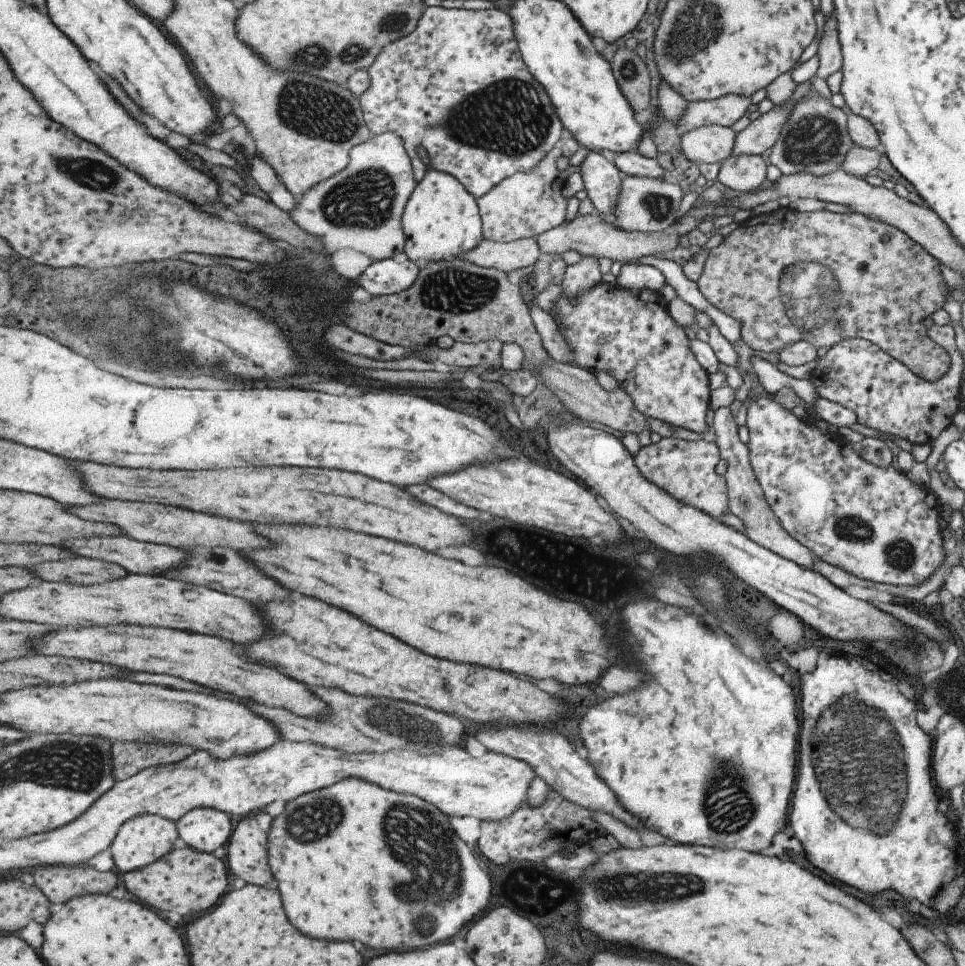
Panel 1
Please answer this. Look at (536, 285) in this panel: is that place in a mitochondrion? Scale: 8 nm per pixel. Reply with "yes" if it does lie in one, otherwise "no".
no

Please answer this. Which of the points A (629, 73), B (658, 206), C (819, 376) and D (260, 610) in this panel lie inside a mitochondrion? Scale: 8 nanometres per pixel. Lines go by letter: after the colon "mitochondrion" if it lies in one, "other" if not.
A: mitochondrion
B: mitochondrion
C: other
D: other

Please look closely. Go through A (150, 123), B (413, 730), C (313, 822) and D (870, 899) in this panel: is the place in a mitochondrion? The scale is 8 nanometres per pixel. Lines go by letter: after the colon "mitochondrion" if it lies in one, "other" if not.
A: other
B: mitochondrion
C: mitochondrion
D: other

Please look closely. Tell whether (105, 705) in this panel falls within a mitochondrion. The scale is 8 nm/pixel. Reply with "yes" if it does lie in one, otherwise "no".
no

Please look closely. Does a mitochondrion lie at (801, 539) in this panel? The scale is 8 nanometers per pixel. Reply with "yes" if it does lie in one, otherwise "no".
no

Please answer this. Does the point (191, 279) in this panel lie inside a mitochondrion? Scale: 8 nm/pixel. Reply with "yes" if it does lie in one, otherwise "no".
no

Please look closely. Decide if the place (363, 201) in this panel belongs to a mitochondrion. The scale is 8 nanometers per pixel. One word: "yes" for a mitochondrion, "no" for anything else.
yes

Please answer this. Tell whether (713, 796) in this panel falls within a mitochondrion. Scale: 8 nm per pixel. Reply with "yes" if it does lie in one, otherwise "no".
yes

